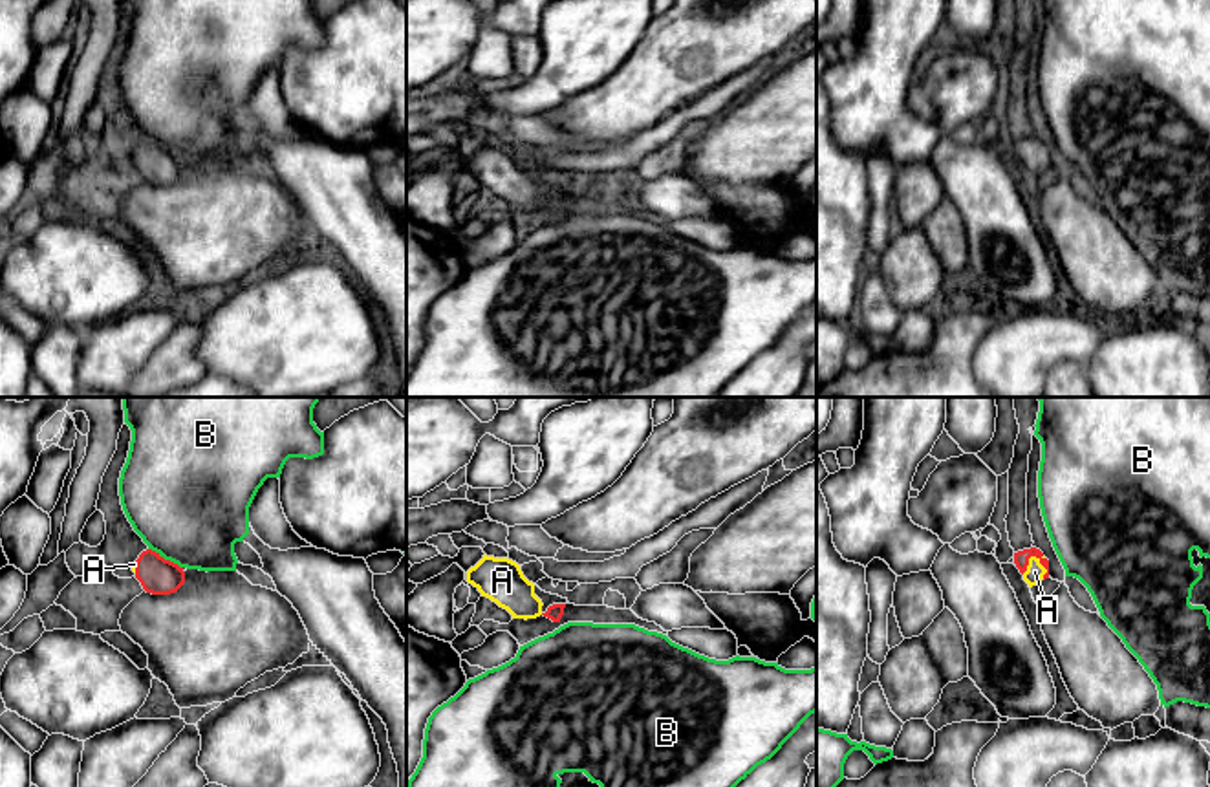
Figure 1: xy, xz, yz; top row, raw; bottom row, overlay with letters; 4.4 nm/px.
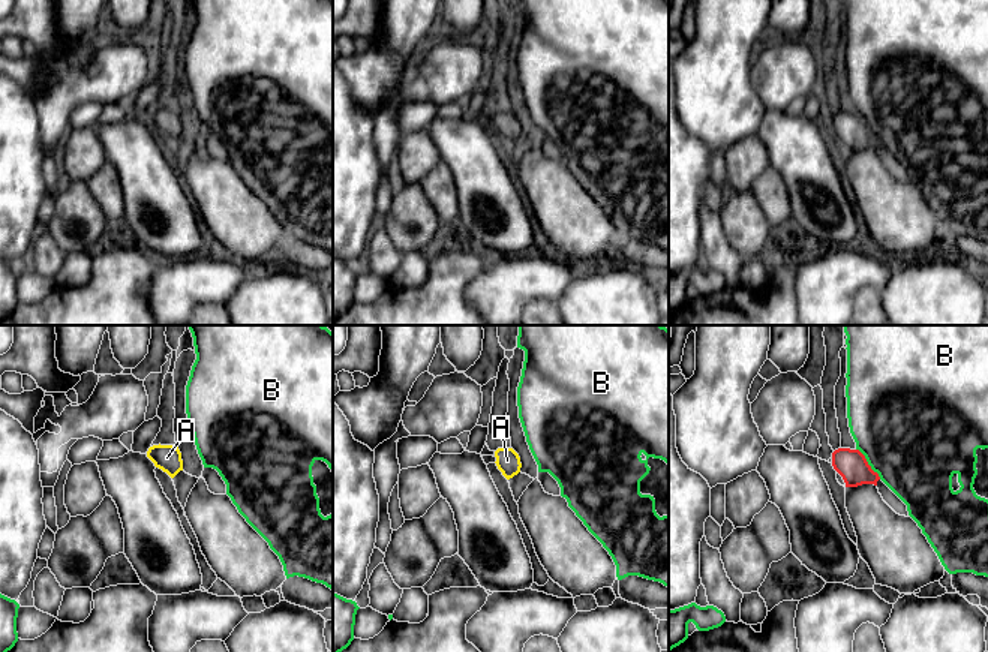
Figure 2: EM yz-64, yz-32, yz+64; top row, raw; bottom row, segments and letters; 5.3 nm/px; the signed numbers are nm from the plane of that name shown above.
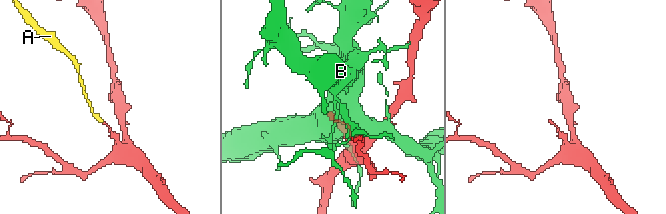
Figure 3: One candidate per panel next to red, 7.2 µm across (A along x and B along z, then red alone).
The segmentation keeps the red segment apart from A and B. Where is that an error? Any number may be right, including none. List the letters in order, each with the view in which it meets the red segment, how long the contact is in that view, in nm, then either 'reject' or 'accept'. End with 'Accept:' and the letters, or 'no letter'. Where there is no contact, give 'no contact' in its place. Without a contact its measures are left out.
A: yz | 130 nm | accept
B: xy | 180 nm | reject
Accept: A

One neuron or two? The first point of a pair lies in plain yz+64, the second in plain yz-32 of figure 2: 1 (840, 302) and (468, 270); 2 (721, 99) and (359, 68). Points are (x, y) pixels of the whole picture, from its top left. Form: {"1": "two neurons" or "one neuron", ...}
{"1": "two neurons", "2": "one neuron"}

